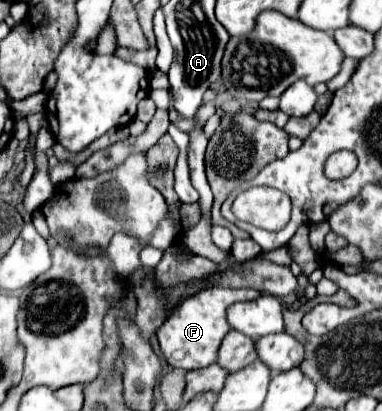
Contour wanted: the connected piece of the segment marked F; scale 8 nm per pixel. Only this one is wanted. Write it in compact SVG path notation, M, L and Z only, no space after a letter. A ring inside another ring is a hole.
M206 287L190 297L184 297L170 313L170 317L164 321L164 325L158 329L158 341L162 347L162 353L166 355L166 361L170 367L182 367L186 371L190 369L202 369L218 361L218 349L224 339L224 335L230 331L226 321L226 309L236 301L252 301L260 293L256 289L232 289L232 287Z

